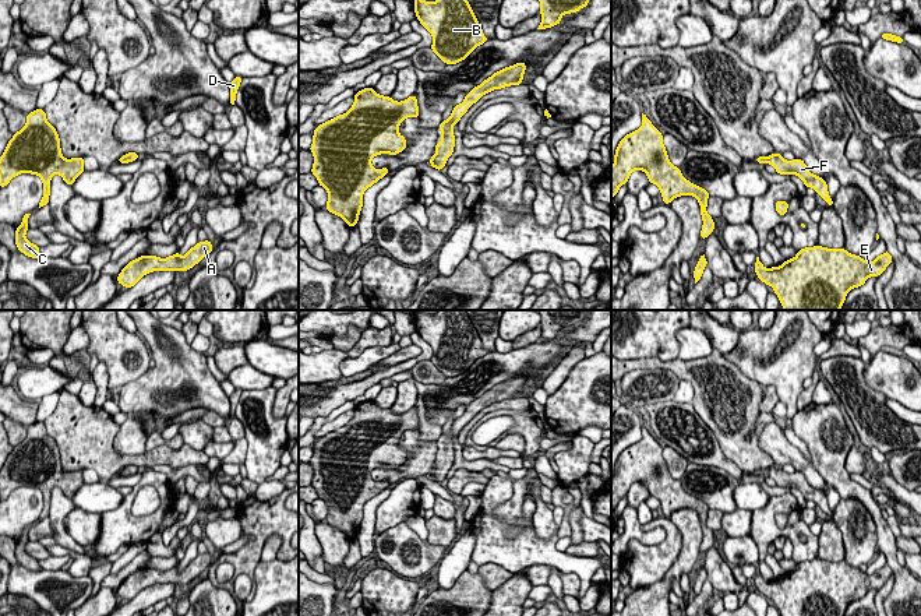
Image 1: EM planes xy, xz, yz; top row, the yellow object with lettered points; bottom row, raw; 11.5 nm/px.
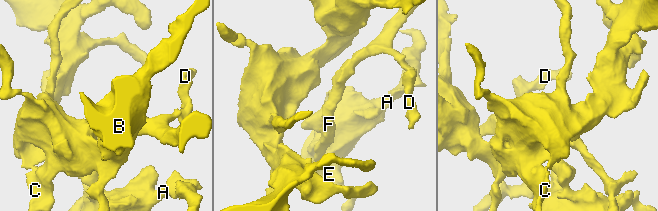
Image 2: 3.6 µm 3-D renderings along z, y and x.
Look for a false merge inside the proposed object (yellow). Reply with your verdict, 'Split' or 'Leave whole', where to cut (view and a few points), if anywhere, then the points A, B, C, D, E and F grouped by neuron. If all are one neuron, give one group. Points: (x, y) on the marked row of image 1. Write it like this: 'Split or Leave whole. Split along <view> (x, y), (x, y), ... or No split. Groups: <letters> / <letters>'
Leave whole. No split. Groups: A B C D E F

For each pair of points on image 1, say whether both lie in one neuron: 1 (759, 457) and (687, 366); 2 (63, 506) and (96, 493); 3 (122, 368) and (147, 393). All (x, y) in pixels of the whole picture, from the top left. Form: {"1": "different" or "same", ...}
{"1": "same", "2": "different", "3": "different"}

